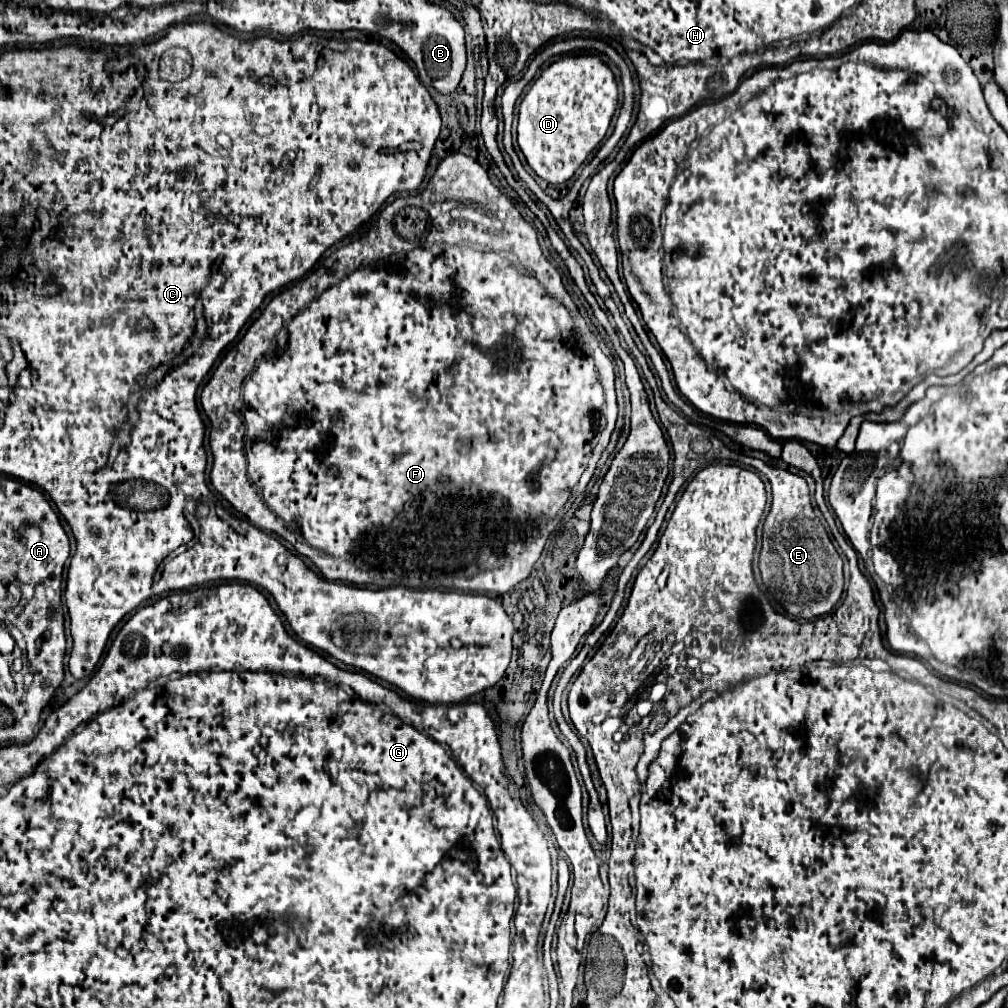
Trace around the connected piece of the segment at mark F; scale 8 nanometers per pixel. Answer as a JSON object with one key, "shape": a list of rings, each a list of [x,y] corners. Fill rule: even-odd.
{"shape":[[[463,153],[447,155],[421,193],[397,197],[353,243],[351,251],[339,247],[301,281],[275,295],[203,387],[201,407],[211,421],[209,445],[215,459],[213,487],[239,513],[249,517],[251,525],[289,541],[299,555],[309,557],[331,581],[377,587],[403,585],[411,589],[439,589],[443,585],[461,591],[503,595],[529,577],[551,533],[551,523],[559,523],[555,519],[569,501],[589,461],[597,463],[609,445],[617,421],[613,365],[601,353],[597,339],[591,337],[593,333],[565,291],[557,269],[543,257],[535,229],[489,181],[487,171]],[[299,535],[305,541],[299,541]],[[509,545],[519,553],[507,557]],[[455,577],[471,577],[471,581],[455,581]]]}

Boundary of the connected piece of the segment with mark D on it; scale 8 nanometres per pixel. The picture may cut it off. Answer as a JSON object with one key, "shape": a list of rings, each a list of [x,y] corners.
{"shape":[[[566,55],[549,65],[519,107],[517,141],[529,167],[549,183],[565,183],[605,137],[617,107],[611,69],[597,57]]]}

